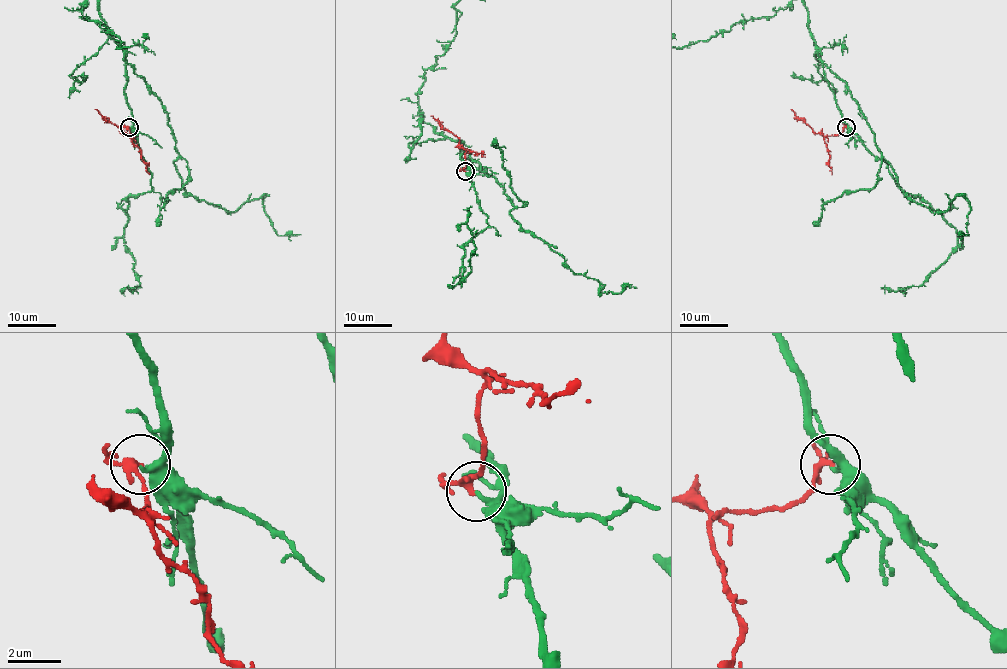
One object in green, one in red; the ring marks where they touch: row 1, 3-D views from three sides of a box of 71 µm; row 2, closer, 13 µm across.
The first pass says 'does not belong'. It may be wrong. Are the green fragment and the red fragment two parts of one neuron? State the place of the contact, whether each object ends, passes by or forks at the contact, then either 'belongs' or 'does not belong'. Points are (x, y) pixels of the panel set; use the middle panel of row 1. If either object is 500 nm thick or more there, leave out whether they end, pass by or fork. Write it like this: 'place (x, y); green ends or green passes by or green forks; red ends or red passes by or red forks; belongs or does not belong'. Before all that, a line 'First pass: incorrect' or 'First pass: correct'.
First pass: incorrect
place (465, 171); green passes by; red passes by; belongs

